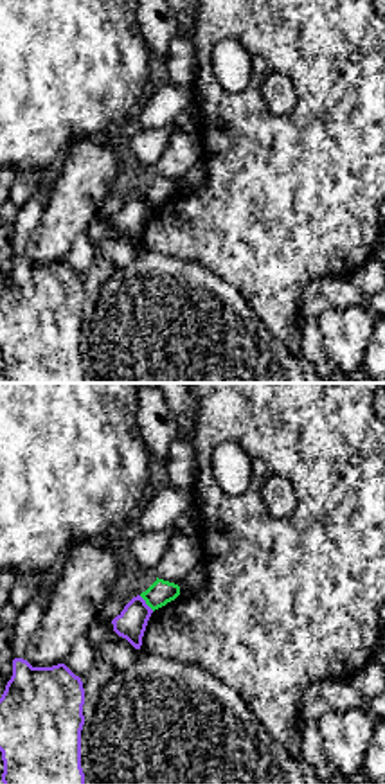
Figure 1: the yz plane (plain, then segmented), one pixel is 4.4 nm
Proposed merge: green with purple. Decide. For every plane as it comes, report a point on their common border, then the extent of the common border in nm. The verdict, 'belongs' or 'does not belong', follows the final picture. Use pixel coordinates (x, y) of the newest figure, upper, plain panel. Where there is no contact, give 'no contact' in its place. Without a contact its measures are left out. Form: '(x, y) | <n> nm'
(146, 200) | 100 nm

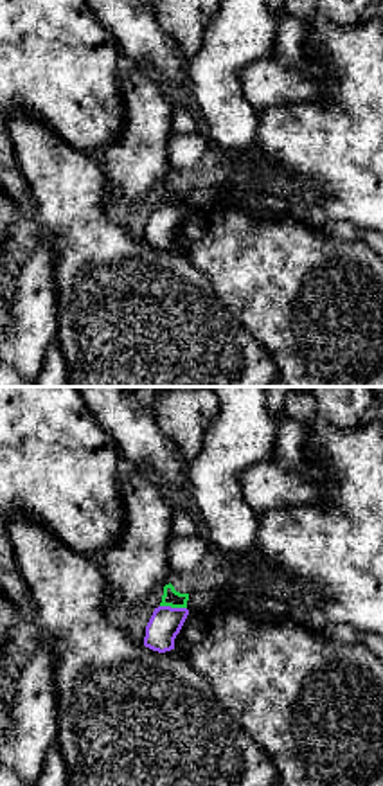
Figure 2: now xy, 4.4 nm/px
(173, 204) | 120 nm

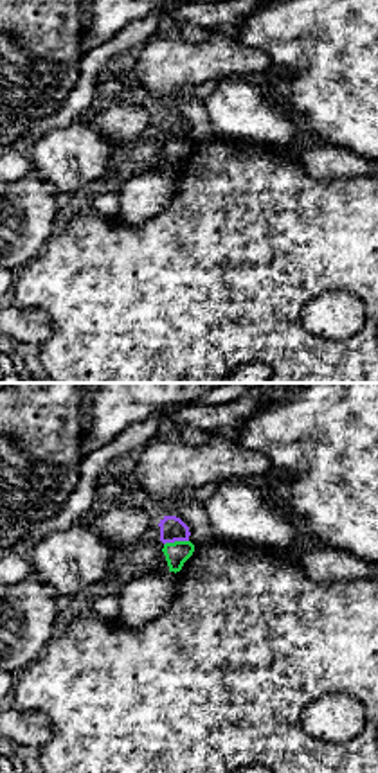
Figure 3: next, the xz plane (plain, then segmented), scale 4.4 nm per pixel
(175, 139) | 110 nm

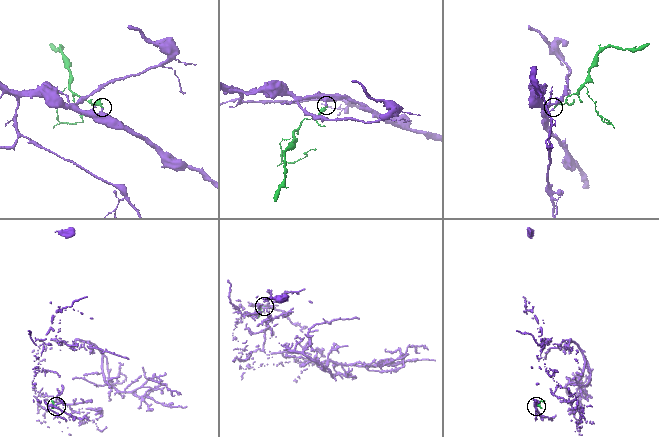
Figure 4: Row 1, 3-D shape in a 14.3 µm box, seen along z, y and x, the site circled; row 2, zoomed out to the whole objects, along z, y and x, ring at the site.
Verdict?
does not belong

